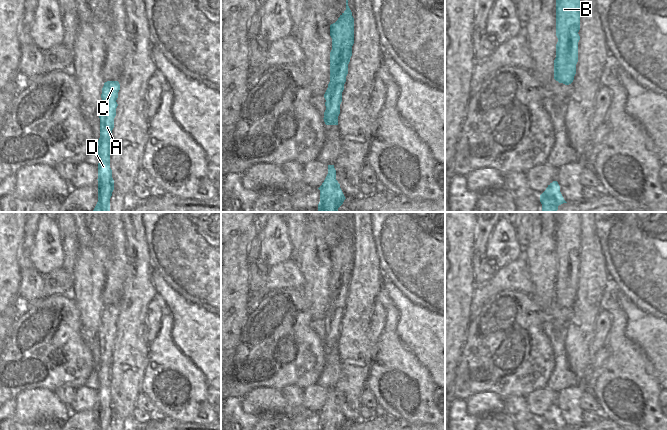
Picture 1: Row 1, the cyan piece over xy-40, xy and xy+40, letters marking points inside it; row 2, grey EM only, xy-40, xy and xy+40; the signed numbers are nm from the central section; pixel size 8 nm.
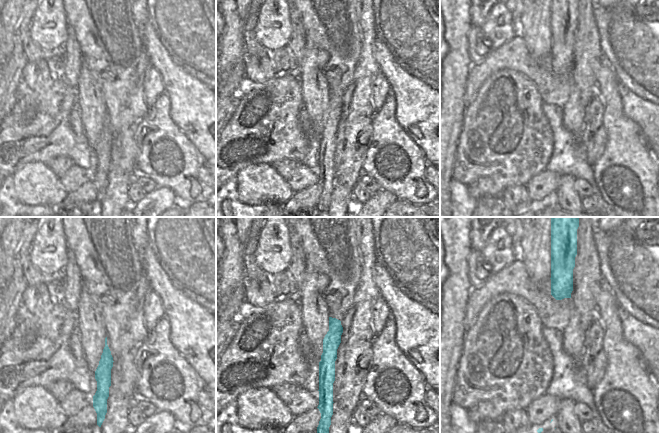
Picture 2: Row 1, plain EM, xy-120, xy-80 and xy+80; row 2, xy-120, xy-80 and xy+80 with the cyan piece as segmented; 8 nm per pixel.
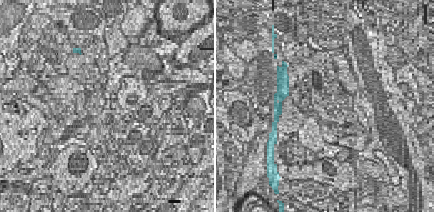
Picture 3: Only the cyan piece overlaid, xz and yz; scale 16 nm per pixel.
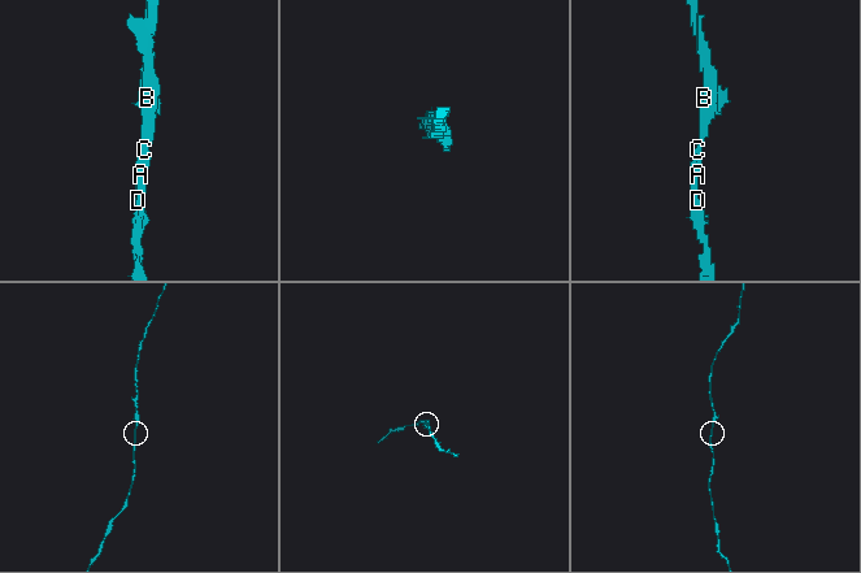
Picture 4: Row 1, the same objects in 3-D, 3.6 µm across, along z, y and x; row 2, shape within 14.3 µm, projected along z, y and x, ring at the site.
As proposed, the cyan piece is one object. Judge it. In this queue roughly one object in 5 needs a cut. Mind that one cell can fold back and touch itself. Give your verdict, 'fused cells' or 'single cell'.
single cell

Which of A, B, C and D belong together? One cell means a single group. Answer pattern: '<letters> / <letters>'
A B C D

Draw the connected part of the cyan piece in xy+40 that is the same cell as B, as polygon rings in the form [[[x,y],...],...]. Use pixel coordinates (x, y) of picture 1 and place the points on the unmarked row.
[[[556,212],[556,282],[554,303],[569,309],[578,286],[580,212]]]

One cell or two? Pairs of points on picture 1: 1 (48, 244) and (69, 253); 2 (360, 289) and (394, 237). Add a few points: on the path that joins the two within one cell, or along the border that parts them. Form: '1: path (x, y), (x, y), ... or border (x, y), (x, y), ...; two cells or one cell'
1: border (57, 227), (63, 246), (62, 266); two cells
2: border (373, 236), (379, 269), (384, 278); two cells

